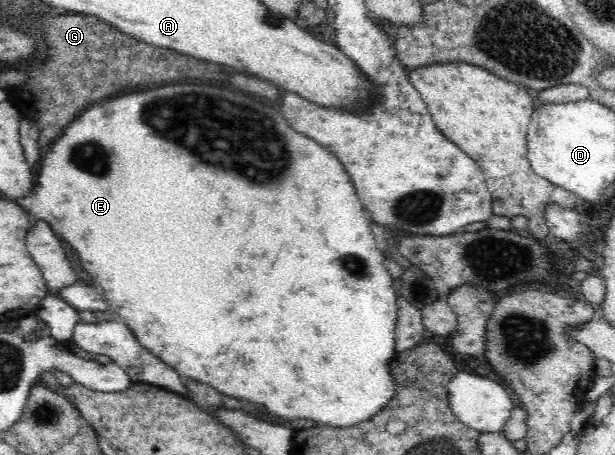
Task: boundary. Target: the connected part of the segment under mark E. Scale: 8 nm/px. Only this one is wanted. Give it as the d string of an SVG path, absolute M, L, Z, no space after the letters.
M162 84L161 87L130 93L82 111L42 157L36 186L24 199L18 199L18 204L28 212L30 221L48 221L52 229L78 251L82 267L88 271L110 309L128 321L125 324L142 347L172 367L183 381L200 382L228 397L262 403L270 413L286 421L312 419L320 425L354 427L372 419L395 395L390 367L396 355L398 295L392 288L392 275L384 266L385 257L374 243L370 219L364 219L362 203L343 163L316 141L296 133L280 111L271 109L268 97L239 90L232 84L230 91L202 85L168 87Z

